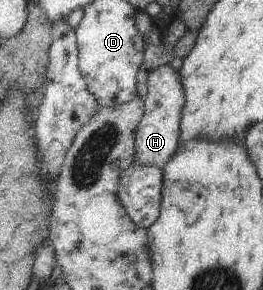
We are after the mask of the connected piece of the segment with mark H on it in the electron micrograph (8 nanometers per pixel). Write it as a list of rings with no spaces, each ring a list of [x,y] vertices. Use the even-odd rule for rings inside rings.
[[[161,63],[147,73],[144,113],[135,131],[135,154],[138,164],[164,169],[180,145],[180,120],[185,100],[177,65]]]

